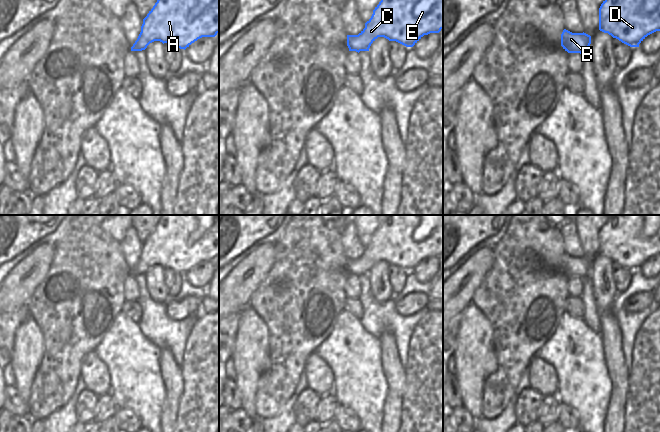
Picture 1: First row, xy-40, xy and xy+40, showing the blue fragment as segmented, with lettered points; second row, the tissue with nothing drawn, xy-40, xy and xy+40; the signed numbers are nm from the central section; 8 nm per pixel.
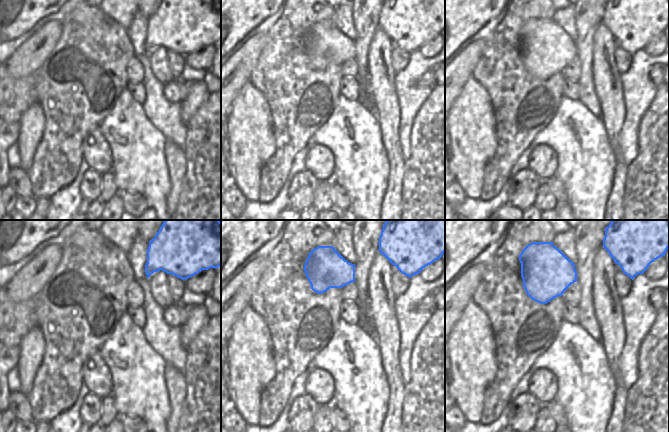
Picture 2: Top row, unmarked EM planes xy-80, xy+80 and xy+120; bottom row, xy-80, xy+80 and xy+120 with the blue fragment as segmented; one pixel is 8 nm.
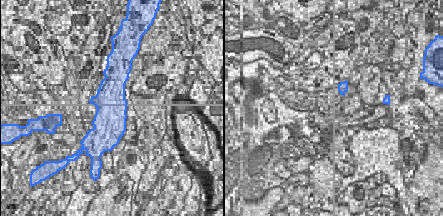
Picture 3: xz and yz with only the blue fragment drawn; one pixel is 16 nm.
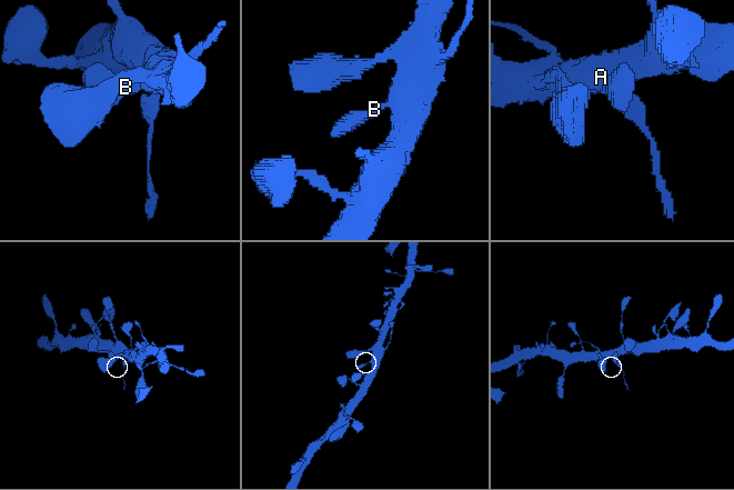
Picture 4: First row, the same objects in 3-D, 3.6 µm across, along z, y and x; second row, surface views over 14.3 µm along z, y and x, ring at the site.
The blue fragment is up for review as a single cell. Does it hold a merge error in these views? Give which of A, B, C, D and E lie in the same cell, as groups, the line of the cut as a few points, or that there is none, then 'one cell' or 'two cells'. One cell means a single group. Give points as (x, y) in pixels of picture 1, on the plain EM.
A B C D E; no cut; one cell

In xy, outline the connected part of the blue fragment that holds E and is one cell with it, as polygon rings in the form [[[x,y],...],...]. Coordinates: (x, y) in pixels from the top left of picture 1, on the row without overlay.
[[[386,215],[379,228],[373,234],[371,242],[365,247],[365,252],[358,259],[347,259],[349,275],[369,275],[371,268],[378,262],[384,261],[389,265],[396,265],[406,271],[413,271],[424,259],[439,257],[443,253],[443,215]]]

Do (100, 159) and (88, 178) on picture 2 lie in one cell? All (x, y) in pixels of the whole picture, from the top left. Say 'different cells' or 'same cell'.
different cells

